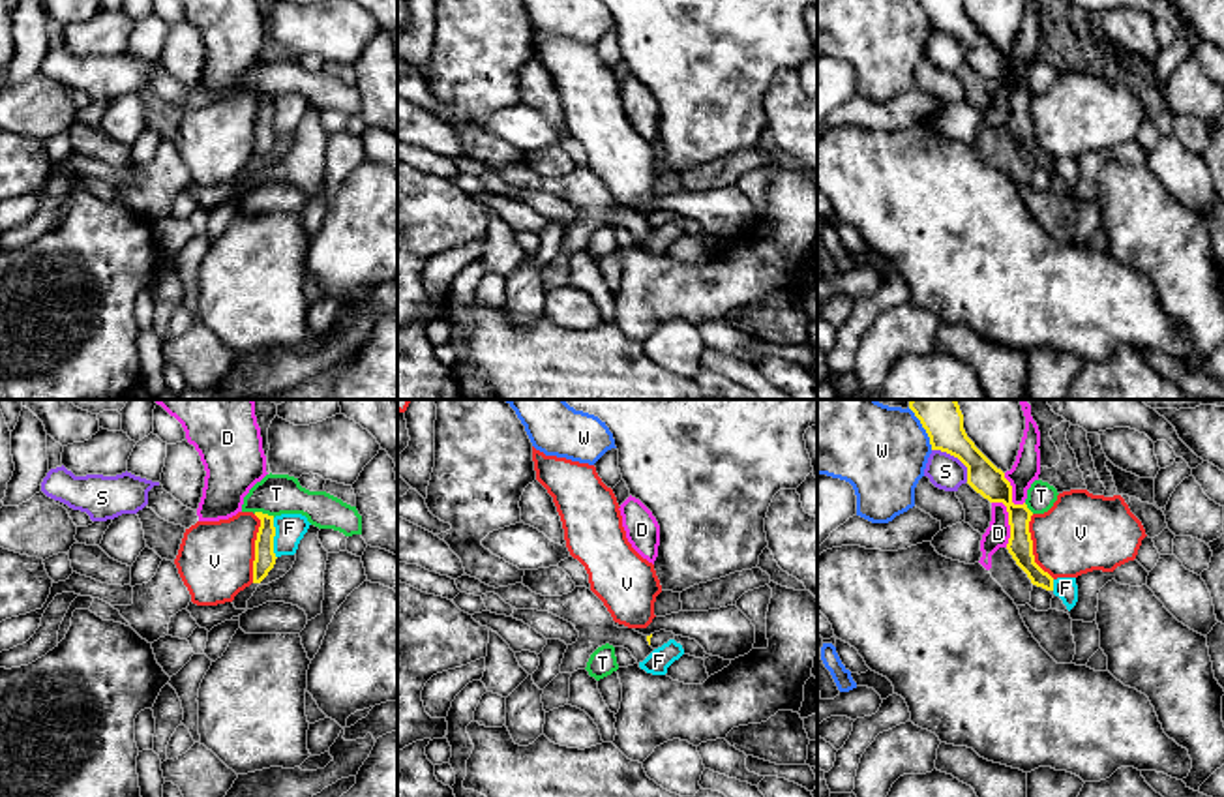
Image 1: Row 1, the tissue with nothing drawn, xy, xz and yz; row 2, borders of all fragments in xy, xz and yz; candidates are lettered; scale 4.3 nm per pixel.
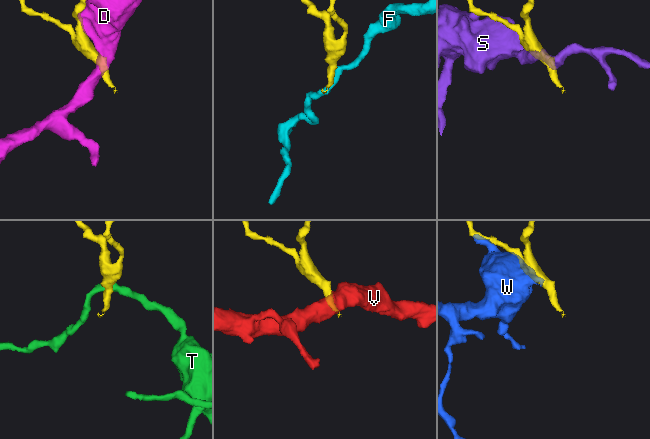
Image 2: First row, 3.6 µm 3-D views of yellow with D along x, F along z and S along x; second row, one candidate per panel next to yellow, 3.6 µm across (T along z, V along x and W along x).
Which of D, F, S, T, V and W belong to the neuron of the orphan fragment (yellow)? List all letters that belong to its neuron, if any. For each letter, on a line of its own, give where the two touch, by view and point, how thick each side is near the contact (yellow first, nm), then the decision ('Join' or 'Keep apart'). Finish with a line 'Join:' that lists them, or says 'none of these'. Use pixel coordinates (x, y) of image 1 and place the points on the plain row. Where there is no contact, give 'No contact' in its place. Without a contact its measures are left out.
D: Touches yellow at yz (1009, 100). Thickness 140 nm (yellow) against 100 nm. Keep apart
F: Touches yellow at xy (272, 119). Thickness 90 nm (yellow) against 130 nm. Keep apart
S: Touches yellow at yz (956, 36). Thickness 140 nm (yellow) against 150 nm. Keep apart
T: Touches yellow at xy (265, 94). Thickness 90 nm (yellow) against 180 nm. Keep apart
V: Touches yellow at xy (255, 128). Thickness 90 nm (yellow) against 320 nm. Keep apart
W: Touches yellow at yz (928, 15). Thickness 140 nm (yellow) against 360 nm. Keep apart
Join: none of these

